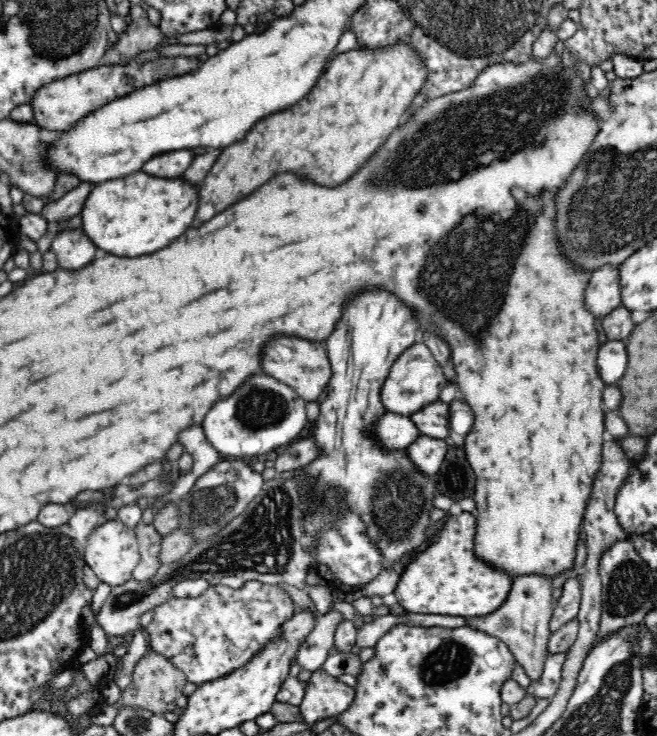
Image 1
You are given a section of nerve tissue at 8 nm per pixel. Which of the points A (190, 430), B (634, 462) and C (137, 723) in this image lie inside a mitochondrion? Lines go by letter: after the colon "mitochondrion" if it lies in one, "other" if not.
A: other
B: other
C: mitochondrion

